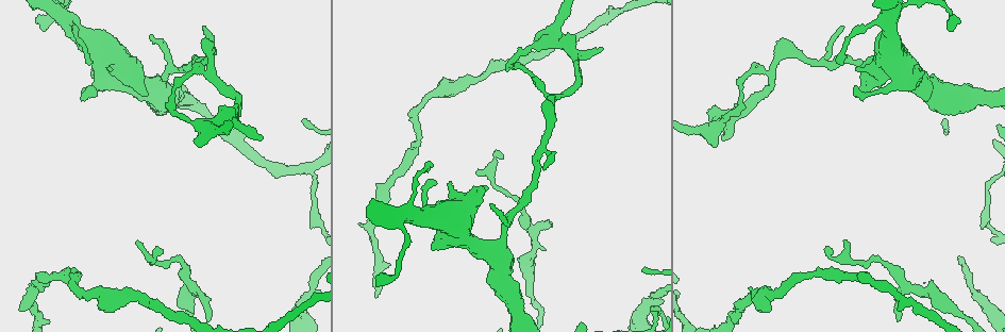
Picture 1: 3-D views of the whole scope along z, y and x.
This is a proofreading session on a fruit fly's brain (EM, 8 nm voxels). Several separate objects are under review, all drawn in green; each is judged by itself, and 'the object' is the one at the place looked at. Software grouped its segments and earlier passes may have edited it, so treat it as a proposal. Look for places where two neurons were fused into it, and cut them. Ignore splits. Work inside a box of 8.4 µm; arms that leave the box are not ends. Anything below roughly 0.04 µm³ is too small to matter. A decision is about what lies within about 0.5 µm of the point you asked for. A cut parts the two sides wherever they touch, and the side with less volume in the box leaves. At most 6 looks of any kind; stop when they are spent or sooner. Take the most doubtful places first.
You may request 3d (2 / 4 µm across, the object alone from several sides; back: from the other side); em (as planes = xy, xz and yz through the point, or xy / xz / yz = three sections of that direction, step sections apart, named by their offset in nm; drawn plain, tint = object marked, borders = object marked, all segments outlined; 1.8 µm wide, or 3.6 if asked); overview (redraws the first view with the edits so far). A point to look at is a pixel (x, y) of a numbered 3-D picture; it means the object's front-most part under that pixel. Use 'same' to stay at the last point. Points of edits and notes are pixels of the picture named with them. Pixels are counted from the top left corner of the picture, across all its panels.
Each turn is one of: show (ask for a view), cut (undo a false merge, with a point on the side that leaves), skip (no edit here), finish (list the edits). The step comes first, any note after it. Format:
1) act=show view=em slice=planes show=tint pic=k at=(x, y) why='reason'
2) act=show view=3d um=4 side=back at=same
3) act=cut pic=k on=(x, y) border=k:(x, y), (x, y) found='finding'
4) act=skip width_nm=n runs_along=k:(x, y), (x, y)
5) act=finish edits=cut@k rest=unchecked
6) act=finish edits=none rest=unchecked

act=show view=em slice=planes show=tint pic=1 at=(554, 32) why='abrupt turn'

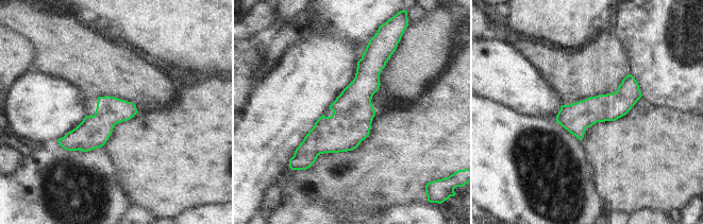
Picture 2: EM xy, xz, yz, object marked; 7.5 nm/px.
act=skip found='one neuron here'

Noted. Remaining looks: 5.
act=show view=3d um=4 pic=1 at=(912, 292) why='abrupt turn'

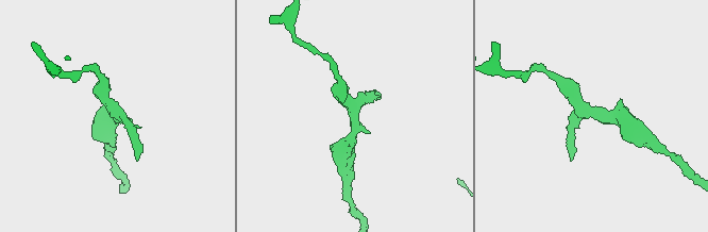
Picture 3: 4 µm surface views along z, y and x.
act=show view=em slice=xz step=4 show=tint pic=3 at=(118, 113) why='now the EM'

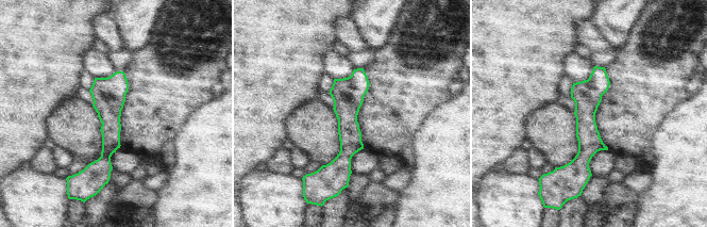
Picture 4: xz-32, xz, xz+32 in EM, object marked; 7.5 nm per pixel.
act=show view=em slice=planes show=tint at=same why='another direction'

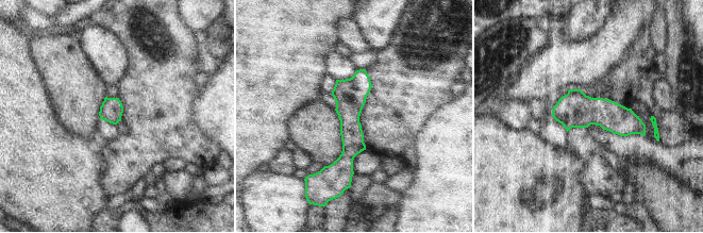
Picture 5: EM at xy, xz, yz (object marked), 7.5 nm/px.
act=skip runs_along=5:(363, 71), (350, 95), (349, 178) found='continuous, no second neuron'

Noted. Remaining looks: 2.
act=show view=3d um=4 pic=1 at=(460, 229) why='thick turns thin'

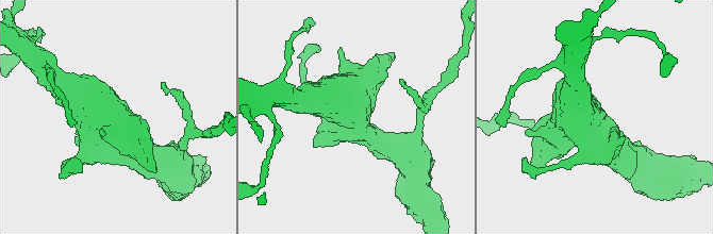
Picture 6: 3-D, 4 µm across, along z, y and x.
act=show view=em um=3.6 slice=planes show=tint pic=6 at=(592, 130) why='need the tissue'

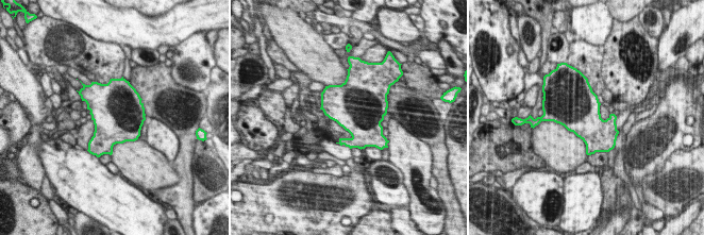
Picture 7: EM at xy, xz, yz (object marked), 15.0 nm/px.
act=skip width_nm=600 found='continuous, no second neuron'

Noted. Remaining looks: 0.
act=finish edits=none rest=unchecked

